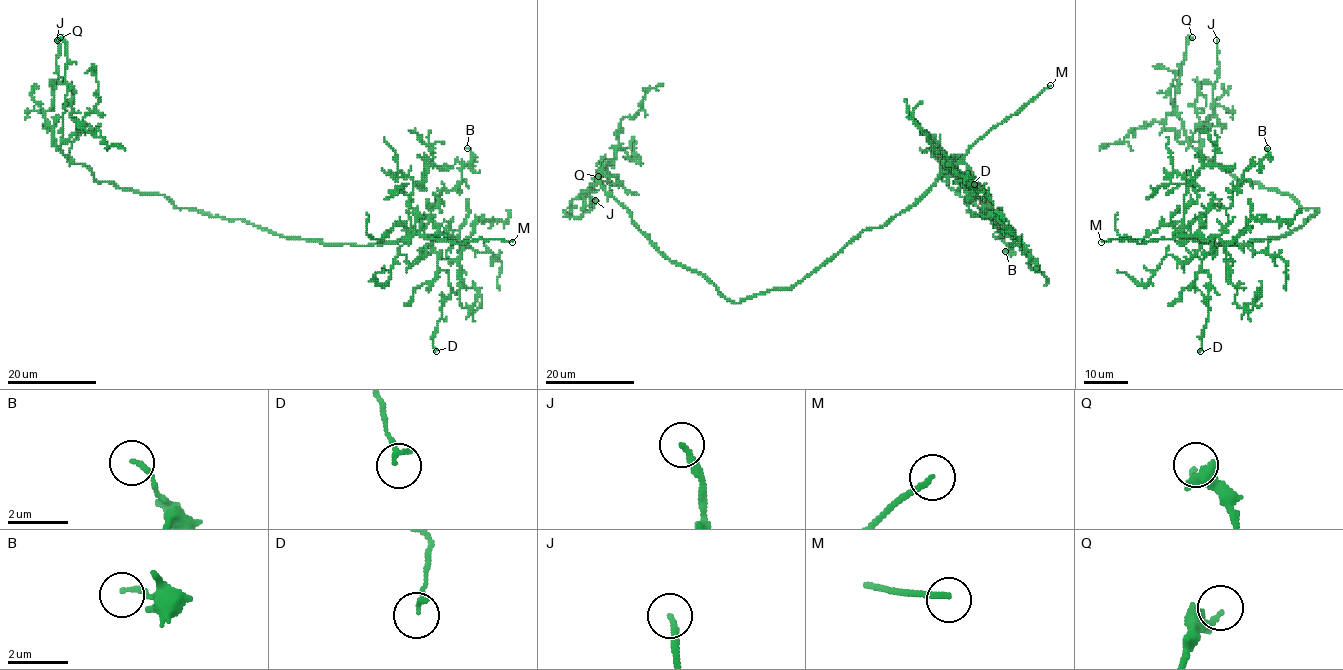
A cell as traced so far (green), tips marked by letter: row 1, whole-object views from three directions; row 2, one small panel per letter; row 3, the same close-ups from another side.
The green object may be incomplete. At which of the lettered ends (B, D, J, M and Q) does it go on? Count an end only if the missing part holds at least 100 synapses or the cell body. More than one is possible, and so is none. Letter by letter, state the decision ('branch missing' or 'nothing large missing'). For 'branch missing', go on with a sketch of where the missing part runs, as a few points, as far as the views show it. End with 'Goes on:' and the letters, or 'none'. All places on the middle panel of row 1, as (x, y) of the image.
B: nothing large missing
D: nothing large missing
J: nothing large missing
M: branch missing
Q: nothing large missing
Goes on: M

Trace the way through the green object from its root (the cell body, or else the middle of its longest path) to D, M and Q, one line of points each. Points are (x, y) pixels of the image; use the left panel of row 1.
D: (253, 224), (328, 245), (437, 235), (430, 246), (451, 293), (432, 338), (436, 351)
M: (253, 224), (283, 236), (320, 239), (328, 245), (395, 243), (410, 233), (454, 243), (477, 239), (512, 242)
Q: (253, 224), (98, 182), (74, 164), (60, 148), (70, 87), (60, 37)

